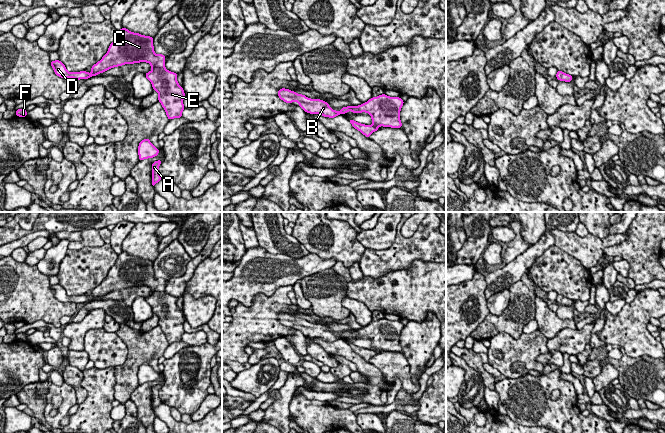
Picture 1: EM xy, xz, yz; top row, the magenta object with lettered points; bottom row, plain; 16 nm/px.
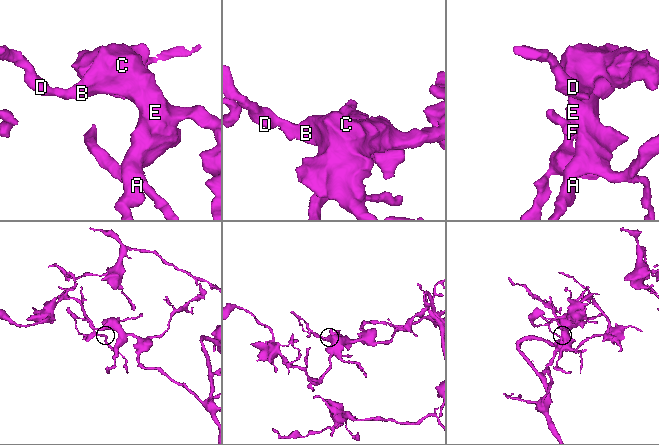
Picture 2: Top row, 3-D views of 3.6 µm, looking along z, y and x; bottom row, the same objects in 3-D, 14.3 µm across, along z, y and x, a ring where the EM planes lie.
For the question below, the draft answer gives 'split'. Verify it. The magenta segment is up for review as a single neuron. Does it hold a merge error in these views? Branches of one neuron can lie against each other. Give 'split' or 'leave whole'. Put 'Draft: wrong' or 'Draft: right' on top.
Draft: wrong
leave whole

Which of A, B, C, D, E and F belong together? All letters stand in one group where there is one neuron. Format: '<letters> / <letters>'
A B C D E F

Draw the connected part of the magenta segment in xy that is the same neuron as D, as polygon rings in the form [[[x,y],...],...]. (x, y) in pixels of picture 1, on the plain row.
[[[123,251],[118,254],[117,261],[110,268],[107,277],[91,291],[90,298],[87,295],[68,296],[60,284],[51,285],[51,291],[61,302],[85,304],[113,291],[147,286],[152,294],[145,297],[145,300],[159,318],[158,325],[164,332],[168,344],[171,344],[182,341],[181,337],[185,332],[183,324],[186,319],[177,306],[178,298],[165,292],[165,282],[162,278],[155,278],[153,261],[134,257]]]

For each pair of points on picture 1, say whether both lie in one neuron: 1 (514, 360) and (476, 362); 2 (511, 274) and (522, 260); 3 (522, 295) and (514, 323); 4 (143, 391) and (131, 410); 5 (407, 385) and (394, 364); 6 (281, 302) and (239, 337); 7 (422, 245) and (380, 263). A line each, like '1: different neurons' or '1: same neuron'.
1: different neurons
2: same neuron
3: same neuron
4: different neurons
5: same neuron
6: same neuron
7: same neuron

